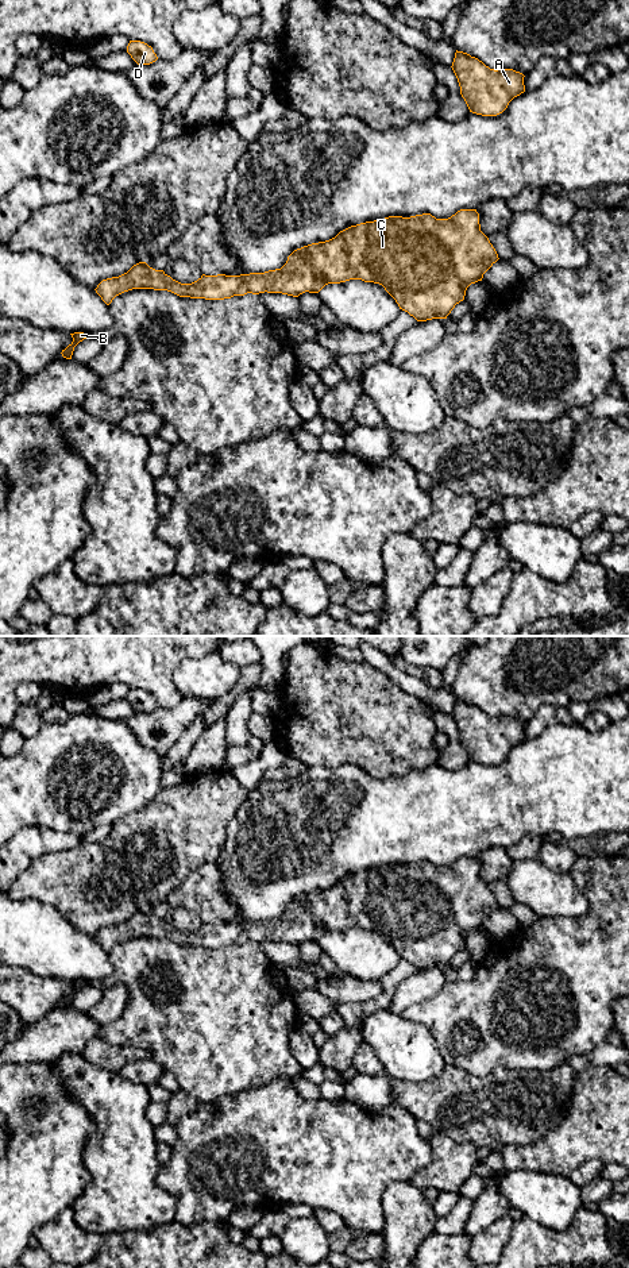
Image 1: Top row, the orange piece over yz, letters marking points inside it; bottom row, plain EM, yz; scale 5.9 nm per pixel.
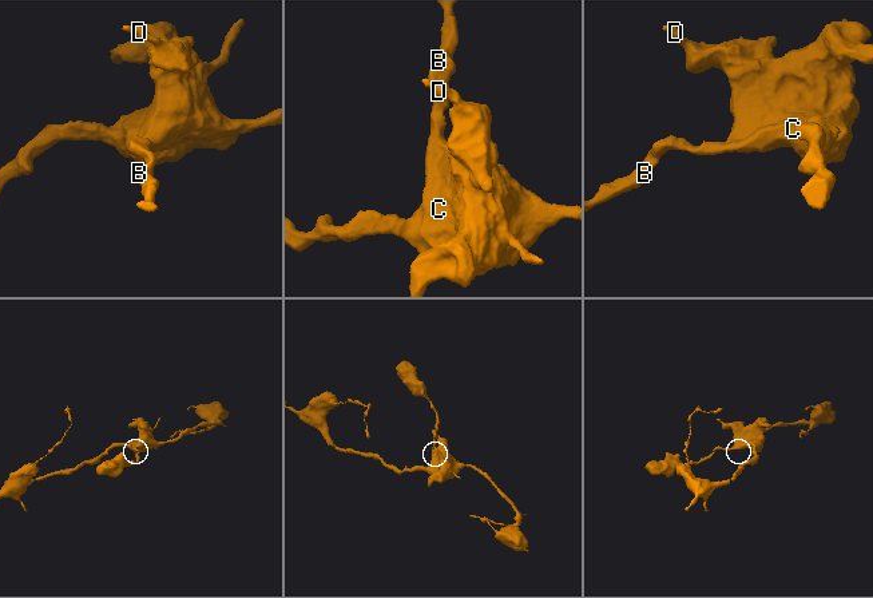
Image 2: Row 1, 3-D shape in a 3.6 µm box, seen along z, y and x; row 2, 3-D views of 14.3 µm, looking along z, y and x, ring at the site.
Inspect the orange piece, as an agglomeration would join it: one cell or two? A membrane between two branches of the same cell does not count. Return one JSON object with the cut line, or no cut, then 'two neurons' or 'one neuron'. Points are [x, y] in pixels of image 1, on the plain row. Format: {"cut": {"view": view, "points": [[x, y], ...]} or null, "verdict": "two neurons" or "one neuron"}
{"cut": null, "verdict": "one neuron"}

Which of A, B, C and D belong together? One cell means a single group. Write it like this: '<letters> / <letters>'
A B C D

